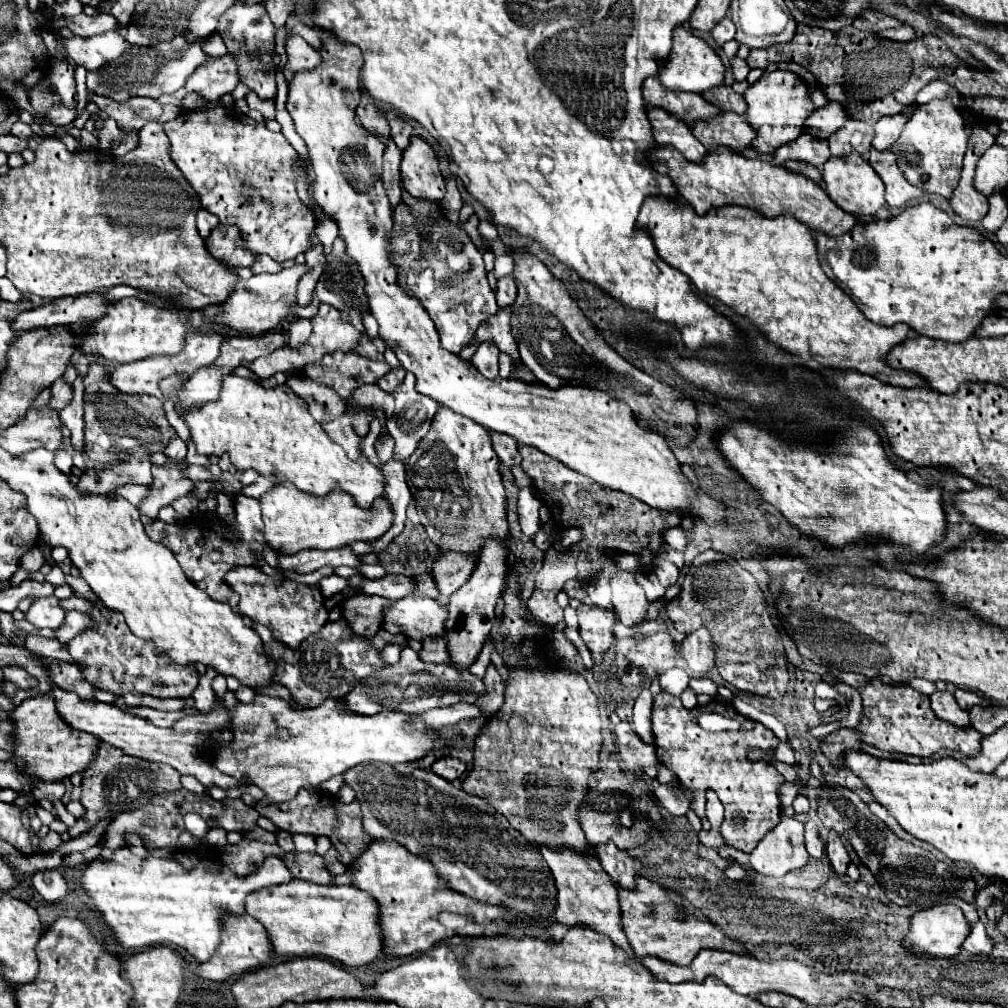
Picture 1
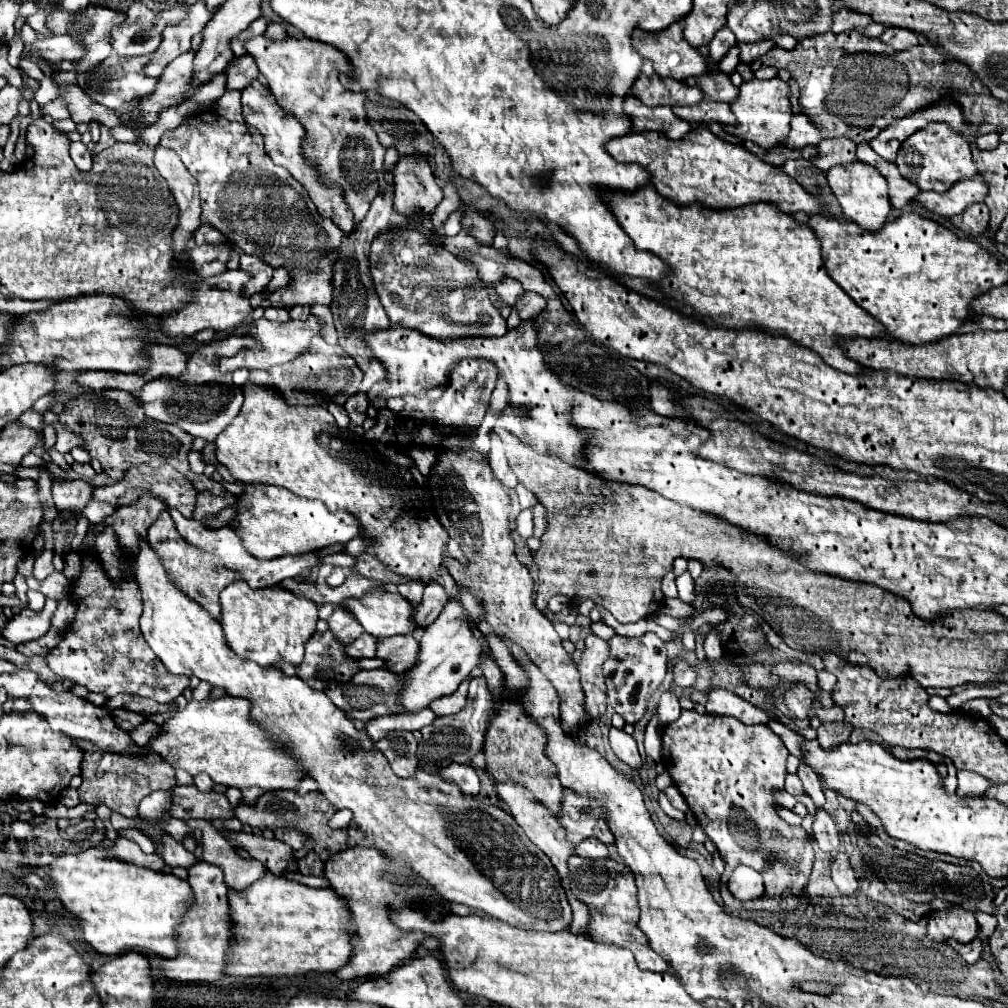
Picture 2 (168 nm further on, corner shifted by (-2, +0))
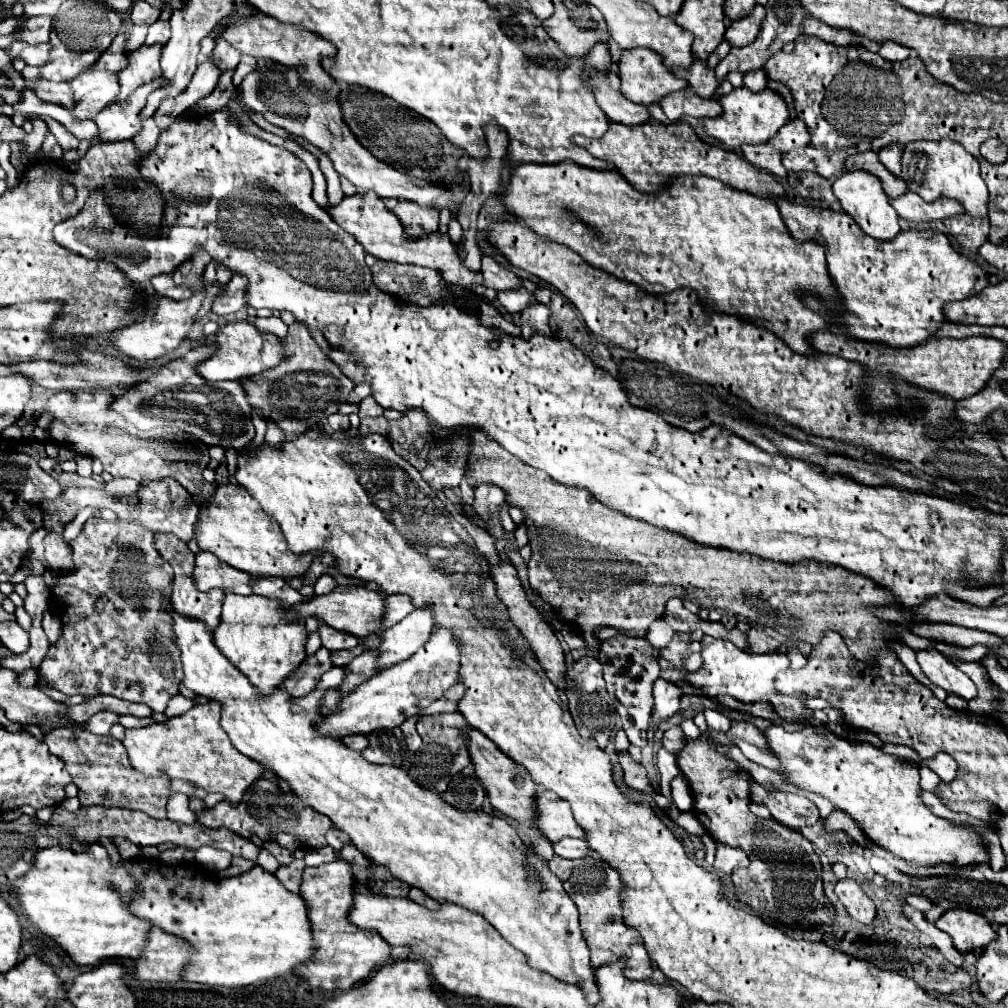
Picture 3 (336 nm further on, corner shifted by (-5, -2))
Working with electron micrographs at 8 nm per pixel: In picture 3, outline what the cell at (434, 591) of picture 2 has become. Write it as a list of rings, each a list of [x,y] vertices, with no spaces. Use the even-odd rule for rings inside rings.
[[[428,607],[412,611],[400,623],[386,629],[378,645],[380,669],[388,669],[414,655],[428,641],[432,629],[434,629],[434,617],[428,611]]]

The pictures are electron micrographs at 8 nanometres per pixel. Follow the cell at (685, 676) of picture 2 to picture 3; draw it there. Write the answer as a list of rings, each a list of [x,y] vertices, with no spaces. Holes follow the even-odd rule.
[[[664,679],[656,681],[656,685],[654,685],[654,709],[652,709],[654,725],[664,723],[672,715],[676,715],[680,697],[682,697],[682,691],[678,689],[678,685],[664,681]]]

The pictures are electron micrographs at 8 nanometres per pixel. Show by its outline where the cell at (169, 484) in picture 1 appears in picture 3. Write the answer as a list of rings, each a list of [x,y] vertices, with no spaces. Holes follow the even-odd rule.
[[[90,519],[82,525],[80,535],[70,541],[70,547],[74,565],[68,573],[56,575],[54,585],[50,587],[52,613],[46,611],[42,619],[42,627],[52,647],[38,667],[40,677],[68,697],[94,697],[104,693],[144,703],[156,713],[164,711],[168,701],[178,695],[184,673],[180,649],[176,649],[176,641],[172,641],[172,617],[168,617],[168,609],[164,609],[164,601],[170,601],[170,593],[166,593],[170,591],[170,585],[160,585],[164,583],[160,575],[166,575],[166,561],[154,549],[154,533],[138,523]]]

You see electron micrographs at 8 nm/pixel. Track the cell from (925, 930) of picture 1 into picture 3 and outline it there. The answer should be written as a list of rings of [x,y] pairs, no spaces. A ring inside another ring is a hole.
[[[948,909],[936,921],[936,927],[952,937],[954,947],[960,953],[986,949],[996,939],[996,931],[990,927],[990,923],[982,915],[968,909]]]

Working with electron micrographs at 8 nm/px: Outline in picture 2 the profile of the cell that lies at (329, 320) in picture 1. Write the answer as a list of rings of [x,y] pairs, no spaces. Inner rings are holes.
[[[309,315],[309,319],[305,319],[305,321],[275,323],[275,321],[263,319],[263,321],[259,321],[259,323],[257,323],[255,329],[251,331],[251,335],[261,343],[261,351],[251,353],[251,351],[243,349],[243,351],[239,351],[235,357],[225,357],[225,359],[221,359],[217,365],[219,365],[219,369],[221,369],[223,373],[231,373],[231,371],[237,369],[237,367],[247,367],[247,369],[271,369],[273,365],[289,363],[289,361],[293,361],[295,357],[303,355],[303,353],[309,349],[309,343],[311,343],[311,339],[313,339],[315,335],[323,335],[323,333],[321,333],[321,329],[323,329],[323,327],[321,327],[321,321],[319,321],[319,317],[315,317],[315,315]]]

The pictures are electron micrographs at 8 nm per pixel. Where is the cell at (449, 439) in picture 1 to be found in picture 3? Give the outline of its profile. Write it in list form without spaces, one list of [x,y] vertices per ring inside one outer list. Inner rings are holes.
[[[500,559],[500,563],[492,567],[492,579],[494,579],[494,583],[496,583],[498,597],[500,597],[502,603],[508,607],[508,615],[510,615],[512,623],[514,623],[514,625],[520,629],[520,633],[528,639],[530,649],[532,649],[532,653],[536,655],[536,659],[540,661],[540,665],[546,669],[548,679],[550,679],[556,687],[560,687],[560,689],[564,691],[564,681],[566,681],[566,659],[564,659],[562,643],[558,641],[554,629],[550,627],[550,623],[548,623],[548,621],[532,607],[532,603],[528,601],[526,591],[522,589],[520,579],[516,577],[514,565],[512,565],[508,559]]]

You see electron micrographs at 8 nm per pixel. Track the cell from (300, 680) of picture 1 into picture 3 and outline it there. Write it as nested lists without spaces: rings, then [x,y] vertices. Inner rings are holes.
[[[320,649],[320,651],[316,651],[316,655],[306,657],[304,663],[298,667],[300,673],[294,673],[294,675],[284,683],[288,695],[292,695],[292,697],[304,697],[306,693],[310,693],[310,691],[316,687],[316,683],[320,681],[322,673],[324,673],[326,669],[330,669],[330,651]]]

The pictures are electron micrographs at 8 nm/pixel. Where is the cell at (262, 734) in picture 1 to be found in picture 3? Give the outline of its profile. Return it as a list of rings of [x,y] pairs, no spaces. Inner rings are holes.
[[[218,701],[194,705],[190,711],[164,723],[126,729],[122,745],[126,747],[130,763],[136,771],[148,777],[168,775],[170,779],[184,779],[208,793],[222,793],[232,805],[238,805],[248,787],[264,775],[264,769],[256,761],[234,749],[228,735],[220,727]]]

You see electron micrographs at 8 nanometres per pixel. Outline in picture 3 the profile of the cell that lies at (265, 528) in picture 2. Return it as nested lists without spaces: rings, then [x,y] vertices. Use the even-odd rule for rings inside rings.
[[[216,485],[216,489],[200,505],[200,525],[196,529],[196,543],[202,551],[214,553],[222,563],[244,569],[252,577],[298,577],[310,567],[314,555],[296,555],[288,549],[280,527],[268,517],[256,499],[240,485]]]

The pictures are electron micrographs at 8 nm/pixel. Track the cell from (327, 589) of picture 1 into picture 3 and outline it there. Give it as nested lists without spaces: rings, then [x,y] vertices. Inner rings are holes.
[[[322,575],[322,577],[314,583],[314,595],[328,595],[334,587],[336,587],[336,581],[334,581],[330,575]]]

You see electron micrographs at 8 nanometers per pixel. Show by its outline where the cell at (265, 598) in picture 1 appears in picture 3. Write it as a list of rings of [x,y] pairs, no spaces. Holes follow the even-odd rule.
[[[228,593],[222,603],[220,625],[212,631],[212,639],[216,641],[218,649],[224,653],[224,657],[228,657],[228,661],[232,661],[232,665],[236,665],[236,669],[240,669],[250,679],[260,695],[268,695],[280,687],[306,657],[304,647],[308,633],[300,621],[286,623],[284,611],[286,609],[276,599]]]

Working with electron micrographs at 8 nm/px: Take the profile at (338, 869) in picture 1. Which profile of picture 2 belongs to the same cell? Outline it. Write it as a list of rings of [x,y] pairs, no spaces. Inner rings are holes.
[[[309,851],[305,857],[299,859],[299,873],[303,875],[321,875],[323,873],[323,861],[317,857],[315,851]]]

